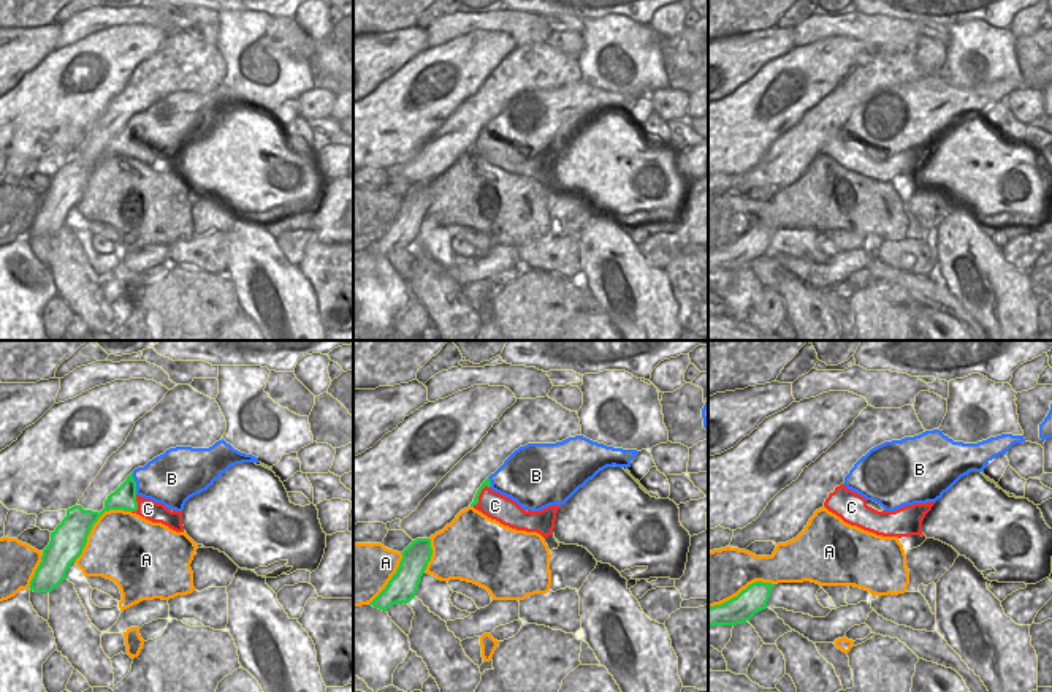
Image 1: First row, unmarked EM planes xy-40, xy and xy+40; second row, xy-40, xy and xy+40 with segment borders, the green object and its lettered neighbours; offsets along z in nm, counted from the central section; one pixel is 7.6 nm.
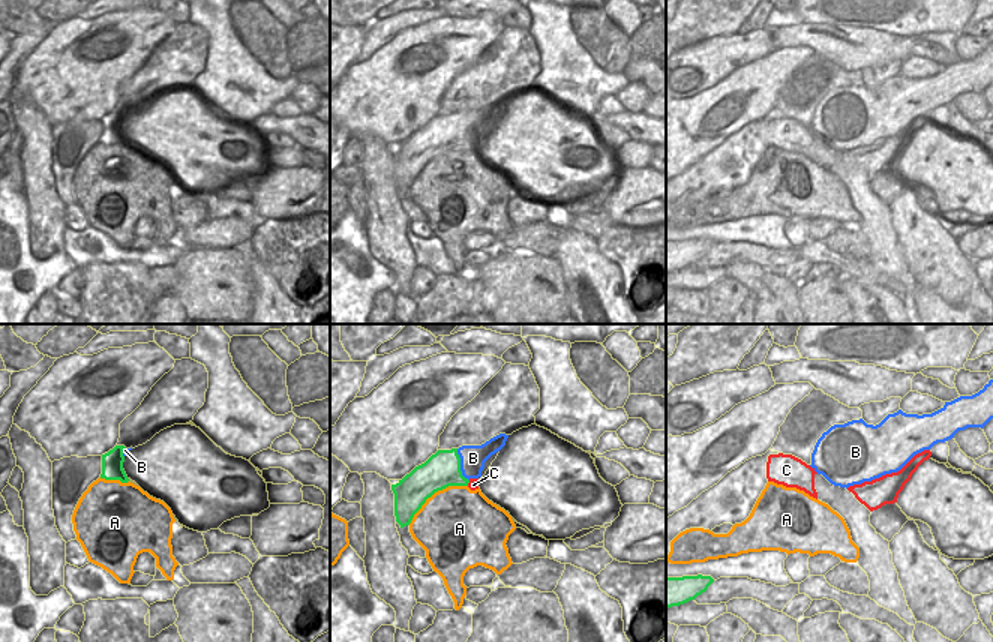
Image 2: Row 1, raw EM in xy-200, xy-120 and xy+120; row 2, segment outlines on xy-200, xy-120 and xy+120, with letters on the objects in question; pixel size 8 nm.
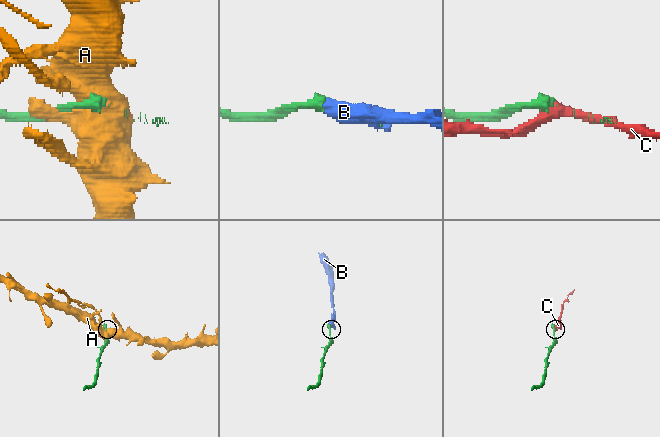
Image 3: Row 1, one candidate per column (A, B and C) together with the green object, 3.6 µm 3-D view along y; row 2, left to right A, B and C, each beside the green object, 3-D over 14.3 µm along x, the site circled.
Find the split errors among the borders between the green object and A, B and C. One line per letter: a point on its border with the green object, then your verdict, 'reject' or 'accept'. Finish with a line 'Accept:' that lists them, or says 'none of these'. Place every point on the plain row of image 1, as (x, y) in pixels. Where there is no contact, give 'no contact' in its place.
A: contact xy-40 (94, 168); reject
B: contact xy-40 (135, 129); accept
C: contact xy (479, 140); reject
Accept: B

